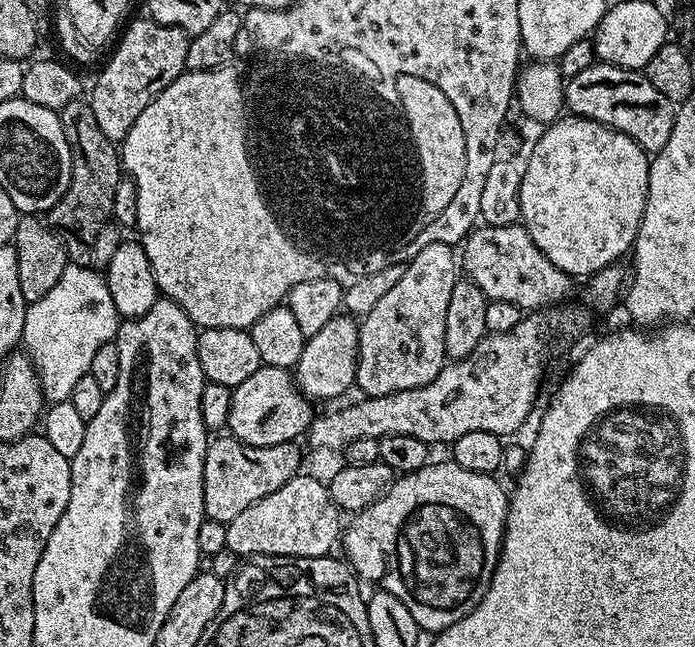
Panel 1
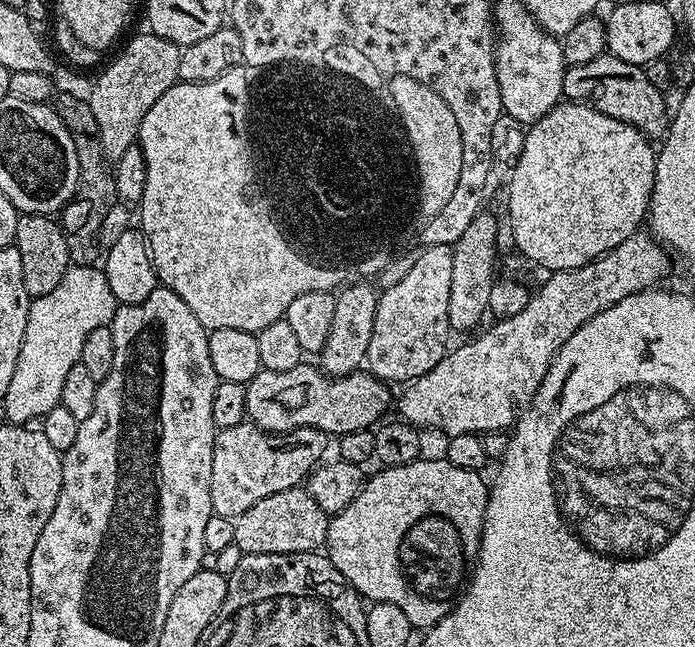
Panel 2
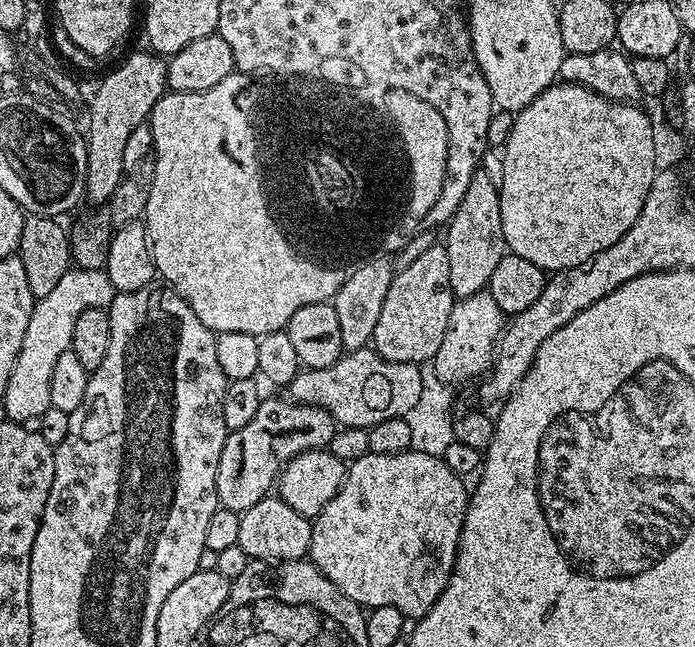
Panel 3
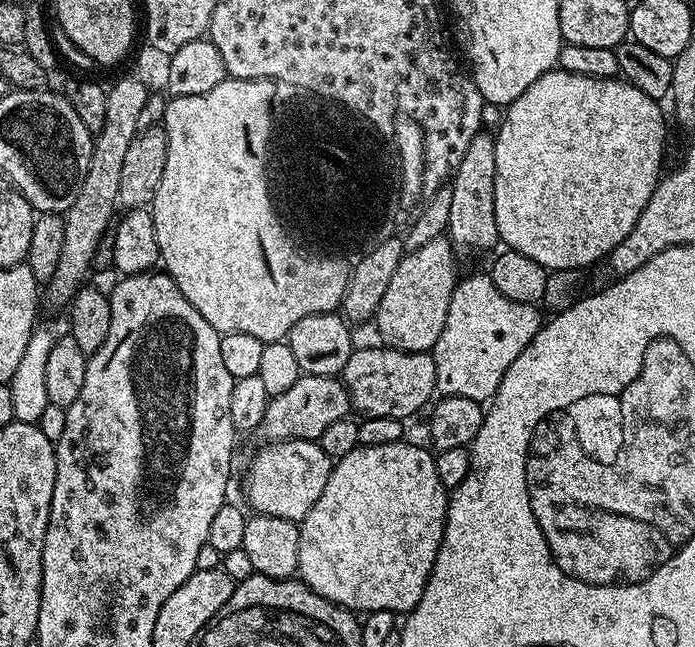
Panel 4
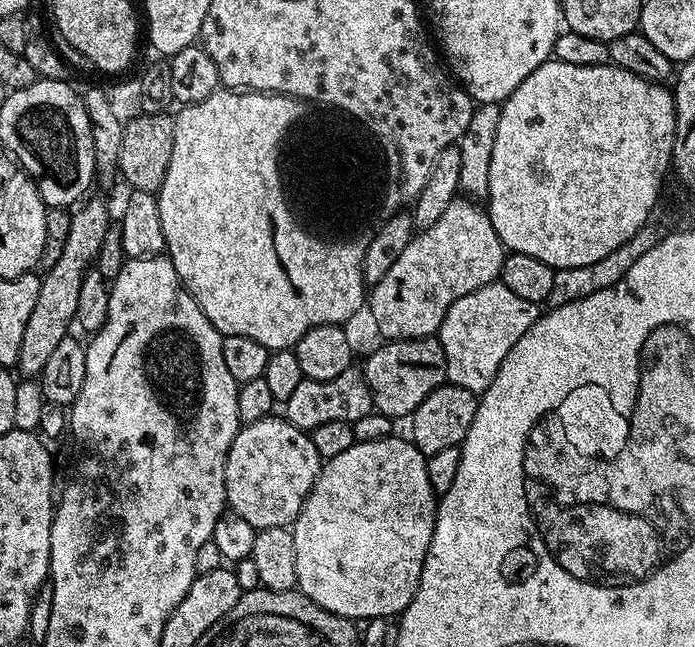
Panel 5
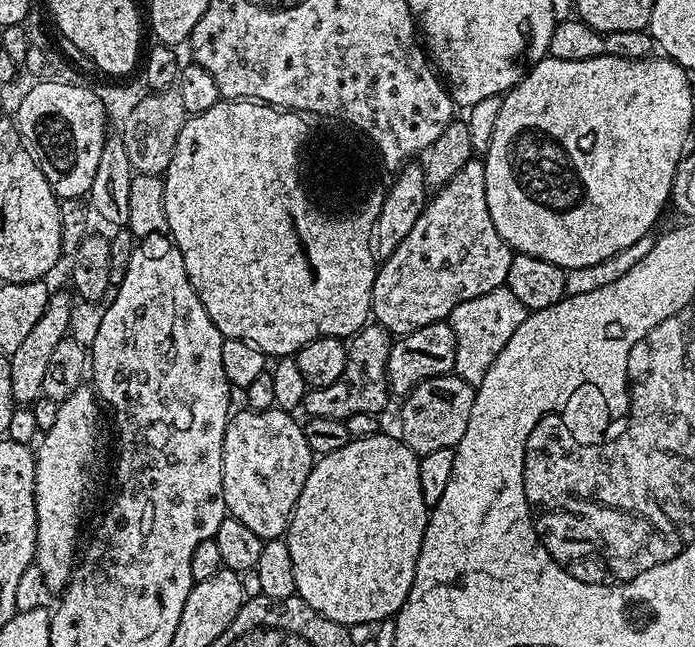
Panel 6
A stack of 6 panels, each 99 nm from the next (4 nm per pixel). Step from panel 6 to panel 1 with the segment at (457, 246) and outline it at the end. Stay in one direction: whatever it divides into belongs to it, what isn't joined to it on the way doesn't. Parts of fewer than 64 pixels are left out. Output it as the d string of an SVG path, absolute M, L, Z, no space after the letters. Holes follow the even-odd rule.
M431 244L426 246L426 250L409 260L402 278L398 278L398 283L387 292L381 300L374 306L374 310L370 310L370 314L366 314L359 321L360 325L360 353L358 354L358 362L356 363L356 383L357 389L361 388L365 397L369 396L385 396L386 394L394 394L402 390L414 390L426 386L426 382L434 382L434 378L438 378L438 374L445 366L446 357L444 354L444 339L446 338L446 306L450 306L450 294L454 291L458 279L458 256L451 244Z

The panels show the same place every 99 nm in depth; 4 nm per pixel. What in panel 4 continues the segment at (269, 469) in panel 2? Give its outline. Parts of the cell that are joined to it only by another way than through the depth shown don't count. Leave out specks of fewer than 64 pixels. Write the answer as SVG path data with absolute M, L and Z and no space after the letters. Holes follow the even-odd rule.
M300 375L298 382L294 382L294 386L290 386L290 390L285 390L283 394L278 394L277 396L271 397L266 406L266 418L262 418L260 427L258 429L259 435L264 435L263 438L268 442L275 442L278 440L314 440L319 441L320 435L333 424L333 422L338 422L338 418L346 418L353 411L352 400L348 397L348 387L344 385L343 379L334 376L306 376Z

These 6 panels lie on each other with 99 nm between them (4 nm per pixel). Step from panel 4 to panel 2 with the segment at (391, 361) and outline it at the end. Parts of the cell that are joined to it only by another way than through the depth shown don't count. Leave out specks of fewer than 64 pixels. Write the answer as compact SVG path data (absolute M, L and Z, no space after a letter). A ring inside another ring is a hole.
M308 362L294 366L294 370L262 370L247 386L247 419L263 432L317 428L329 437L339 438L354 430L379 425L385 419L384 411L394 404L393 389L367 370L352 372L349 376L329 376L319 367L311 368Z

